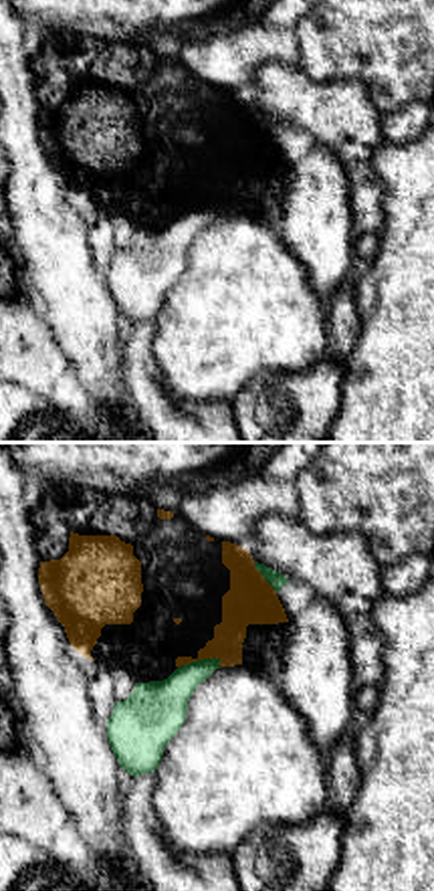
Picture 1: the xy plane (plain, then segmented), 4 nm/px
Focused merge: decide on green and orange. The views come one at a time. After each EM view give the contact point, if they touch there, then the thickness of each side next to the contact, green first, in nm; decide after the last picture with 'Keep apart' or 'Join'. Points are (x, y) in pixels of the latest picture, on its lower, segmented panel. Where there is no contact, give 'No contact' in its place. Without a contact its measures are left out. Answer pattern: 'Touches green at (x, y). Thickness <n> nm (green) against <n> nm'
Touches green at (198, 661). Thickness 220 nm (green) against 130 nm

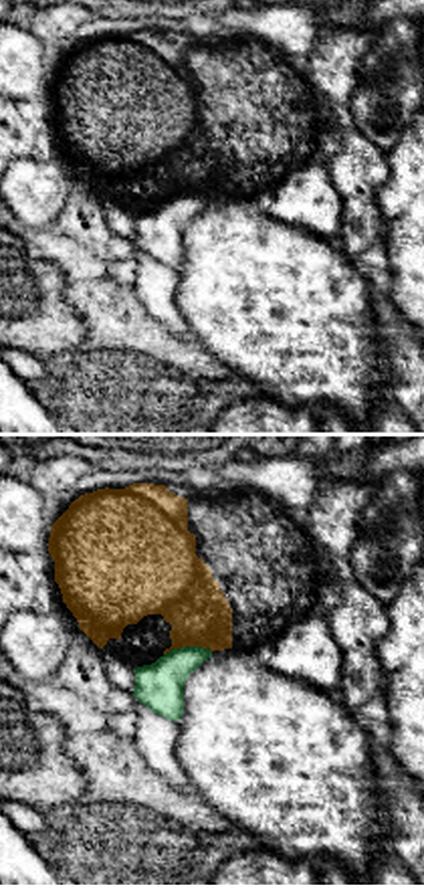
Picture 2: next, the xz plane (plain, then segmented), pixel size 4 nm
Touches green at (186, 647). Thickness 190 nm (green) against 260 nm

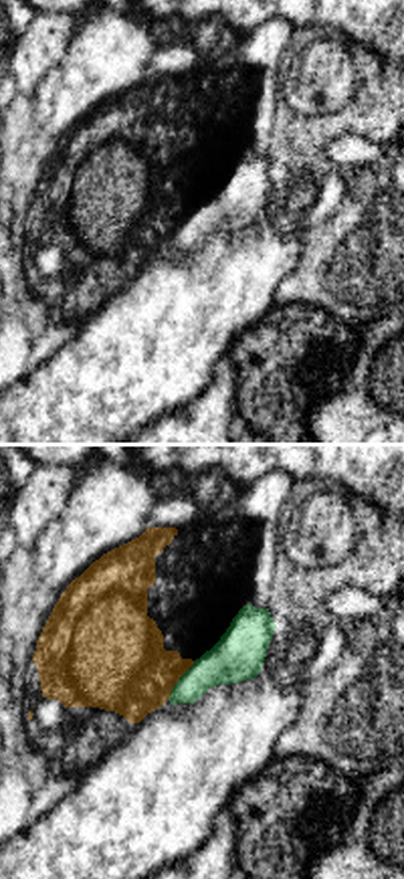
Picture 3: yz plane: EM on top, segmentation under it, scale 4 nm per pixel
Touches green at (178, 681). Thickness 190 nm (green) against 380 nm

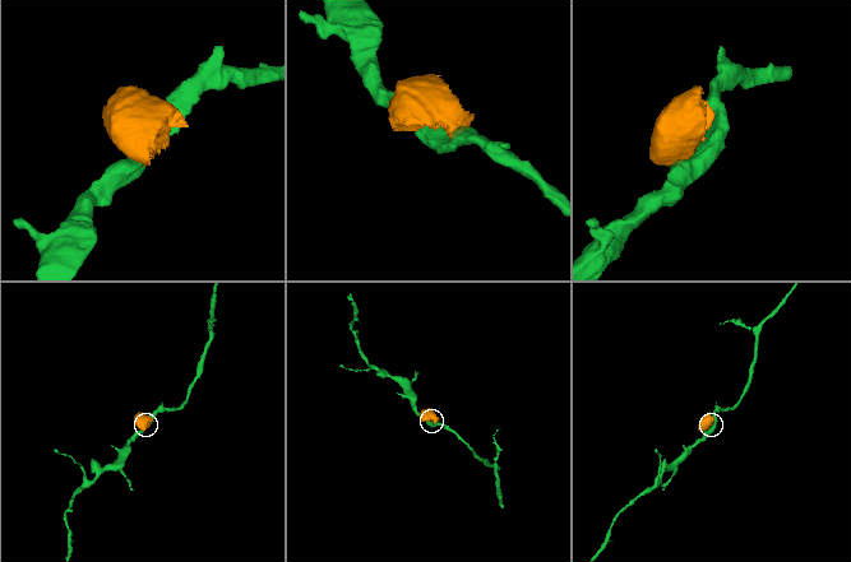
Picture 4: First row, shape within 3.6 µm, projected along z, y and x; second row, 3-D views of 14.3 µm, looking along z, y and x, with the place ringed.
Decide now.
Keep apart

